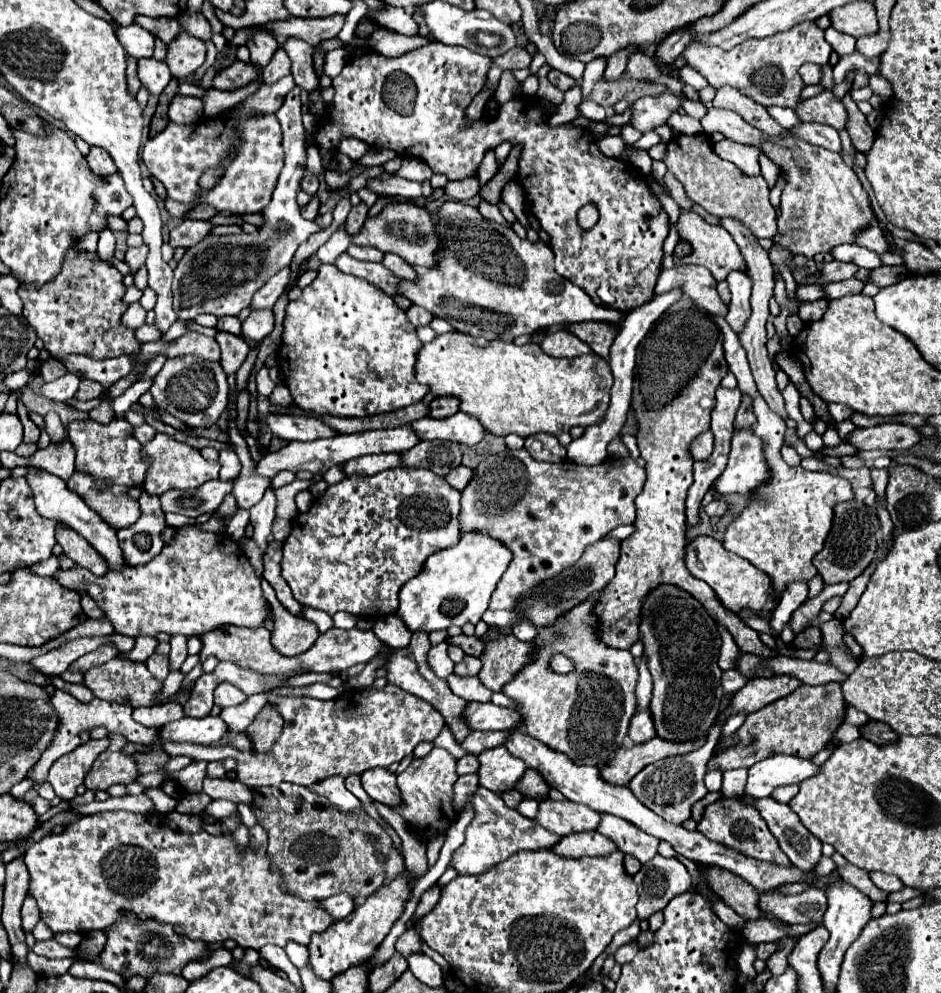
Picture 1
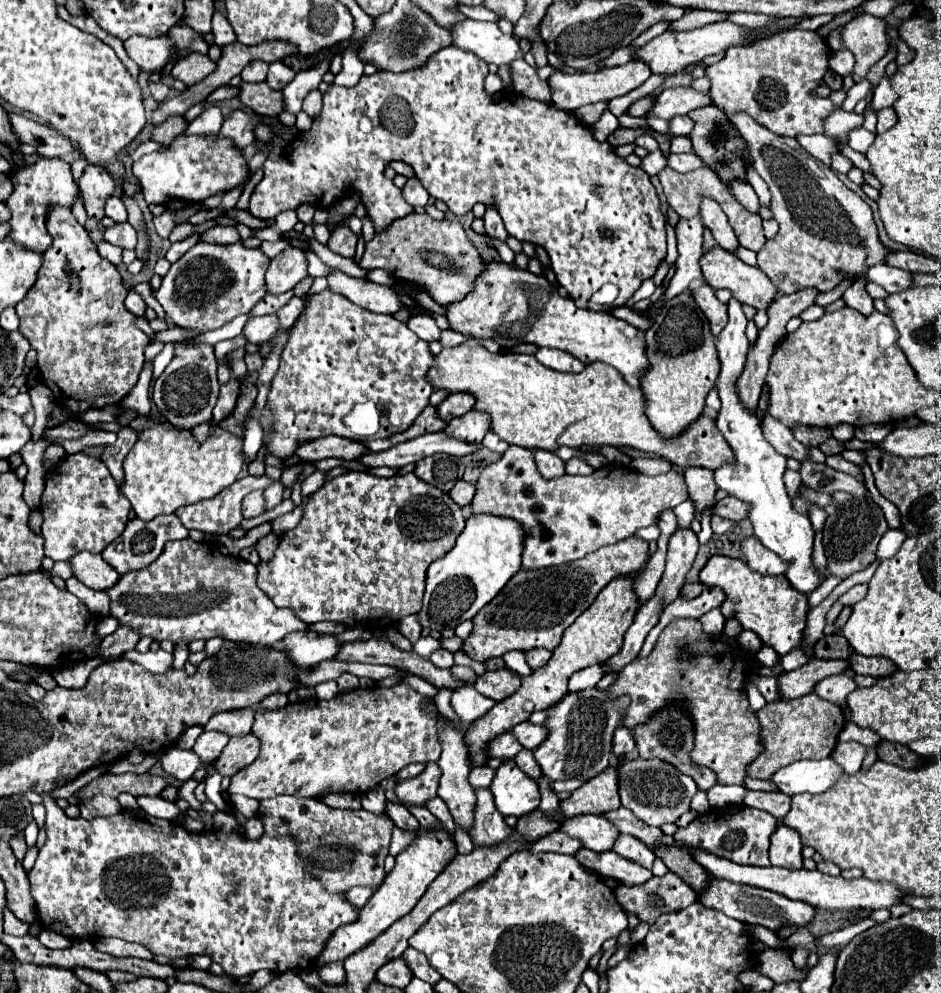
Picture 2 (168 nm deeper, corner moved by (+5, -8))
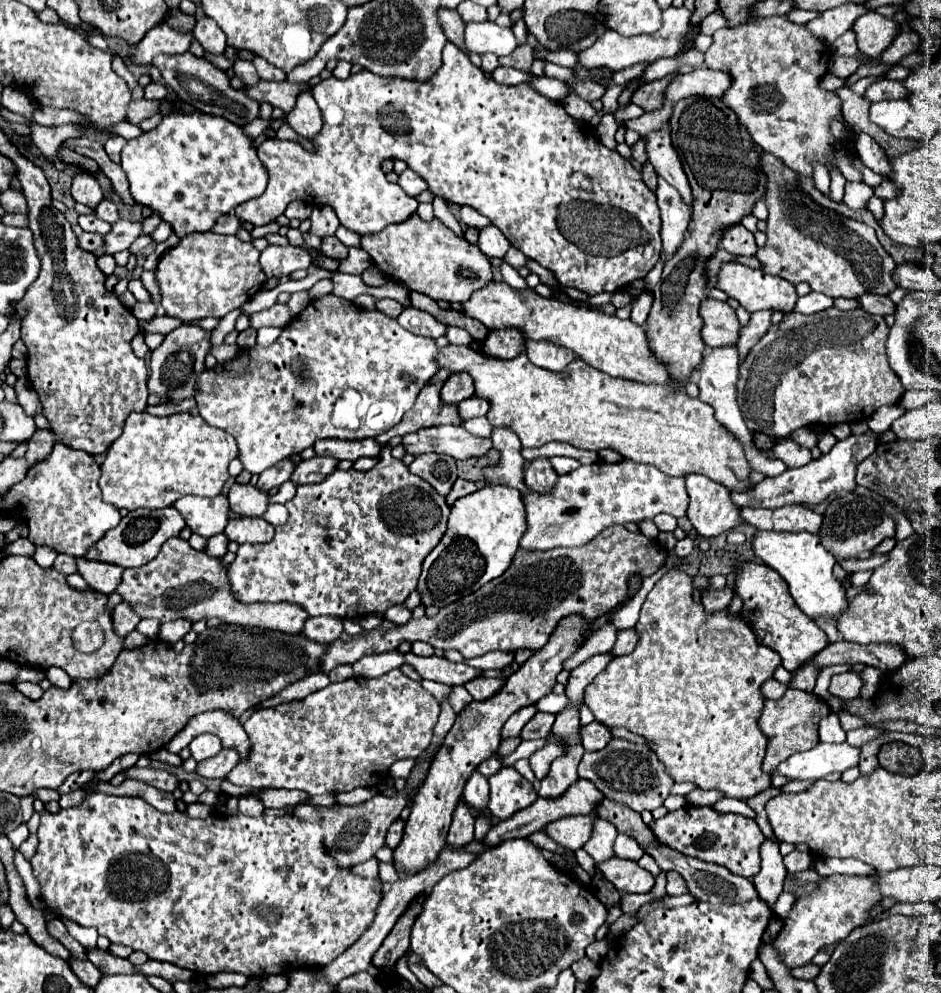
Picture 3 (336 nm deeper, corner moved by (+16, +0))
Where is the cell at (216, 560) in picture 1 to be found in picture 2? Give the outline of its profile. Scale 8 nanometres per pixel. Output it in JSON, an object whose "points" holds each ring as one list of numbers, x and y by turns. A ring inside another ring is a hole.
{"points":[[193,539,171,541,171,543,167,543,163,555,161,555,151,567,147,567,147,569,143,569,143,571,131,571,131,573,123,575,123,577,119,579,119,583,107,591,109,597,111,597,111,615,117,617,121,625,129,625,129,627,131,627,133,631,137,631,139,635,149,635,149,637,153,637,155,641,169,639,169,641,173,641,173,643,177,643,179,639,183,639,183,641,195,641,195,639,203,639,203,641,207,641,207,639,211,639,211,637,223,637,223,639,227,639,227,641,239,641,239,643,277,645,277,643,283,641,283,637,289,635,289,633,295,633,295,631,307,631,309,625,307,625,305,621,301,621,291,609,279,609,279,607,275,607,275,605,271,603,271,599,267,599,267,595,263,595,263,591,259,591,259,587,257,587,257,583,255,583,255,569,257,569,255,565,243,561,241,557,229,557,229,555,223,555,215,543,197,543,197,541,193,541]]}

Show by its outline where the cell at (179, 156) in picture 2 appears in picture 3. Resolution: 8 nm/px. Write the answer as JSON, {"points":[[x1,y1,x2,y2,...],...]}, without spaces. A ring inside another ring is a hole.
{"points":[[170,113,152,131,130,139,122,149,122,169,126,171,130,181,130,195,136,199,136,203,148,205,152,211,160,213,160,217,168,221,174,233,180,237,194,231,210,231,220,215,232,211,238,203,262,195,268,183,266,169,260,163,256,149,252,147,252,139,248,139,238,125,224,117,198,113]]}

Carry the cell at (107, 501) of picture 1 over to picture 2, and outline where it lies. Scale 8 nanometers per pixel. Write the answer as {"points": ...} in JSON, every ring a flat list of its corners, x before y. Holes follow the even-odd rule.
{"points":[[79,453,65,457,47,471,39,511,47,527,47,557,53,561,69,561,79,551,101,553,117,539,129,521,131,503,119,495,117,483,101,459]]}

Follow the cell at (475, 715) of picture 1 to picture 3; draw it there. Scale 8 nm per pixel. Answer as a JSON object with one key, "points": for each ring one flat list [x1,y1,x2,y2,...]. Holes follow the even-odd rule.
{"points":[[536,713,536,715,524,725,524,731,520,733,520,737,522,737,522,739,544,739,544,737,548,737,554,719,556,719,554,713]]}

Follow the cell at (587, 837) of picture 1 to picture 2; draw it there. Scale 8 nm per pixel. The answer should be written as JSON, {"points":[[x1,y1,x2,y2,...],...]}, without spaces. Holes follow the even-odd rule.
{"points":[[581,849,577,855,577,861,589,869,593,869,601,877,611,877,619,881,621,885,627,887,637,887,643,885,653,877,653,873,637,863,631,863,617,855,615,851,605,851,605,853,591,853,587,849]]}

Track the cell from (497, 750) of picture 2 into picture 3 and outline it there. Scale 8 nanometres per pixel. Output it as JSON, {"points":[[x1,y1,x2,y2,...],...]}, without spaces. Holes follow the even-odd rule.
{"points":[[528,705,528,707,516,711,516,713,504,723,504,727,502,727,502,739,518,737,520,731,522,731,522,727,534,717,534,713,536,713,536,707,534,707,534,705]]}

